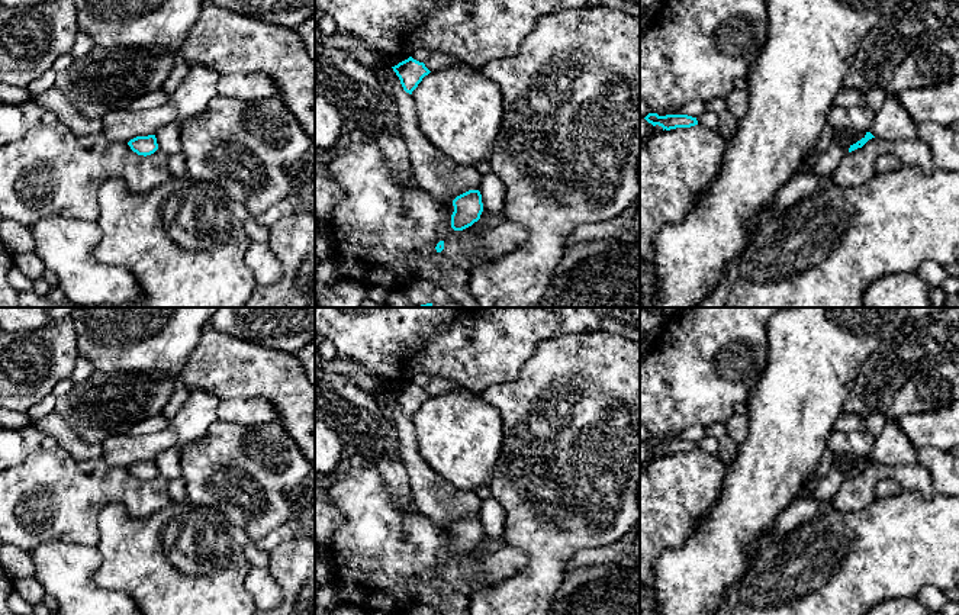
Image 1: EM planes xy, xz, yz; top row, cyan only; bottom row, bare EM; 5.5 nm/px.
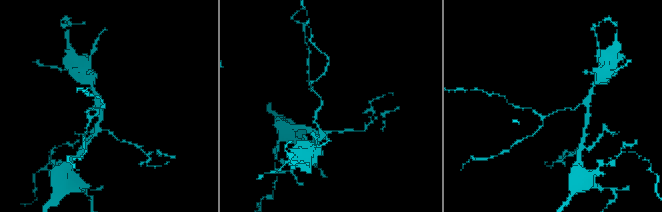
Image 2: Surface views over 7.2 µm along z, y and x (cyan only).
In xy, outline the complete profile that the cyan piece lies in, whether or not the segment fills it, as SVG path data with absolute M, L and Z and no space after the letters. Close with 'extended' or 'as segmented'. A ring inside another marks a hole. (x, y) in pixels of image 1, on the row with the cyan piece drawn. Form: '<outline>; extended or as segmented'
M155 135L148 136L136 136L128 142L131 149L136 152L138 155L151 155L158 149L157 138Z; as segmented

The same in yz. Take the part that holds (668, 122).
M649 113L644 117L649 123L653 126L659 125L663 128L663 131L670 131L676 128L691 128L698 125L696 117L688 116L688 115L666 115L659 116L657 113Z; as segmented

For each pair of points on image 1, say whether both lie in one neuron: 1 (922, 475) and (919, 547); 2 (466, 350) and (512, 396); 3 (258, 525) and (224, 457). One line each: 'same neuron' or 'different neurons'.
1: different neurons
2: different neurons
3: same neuron

